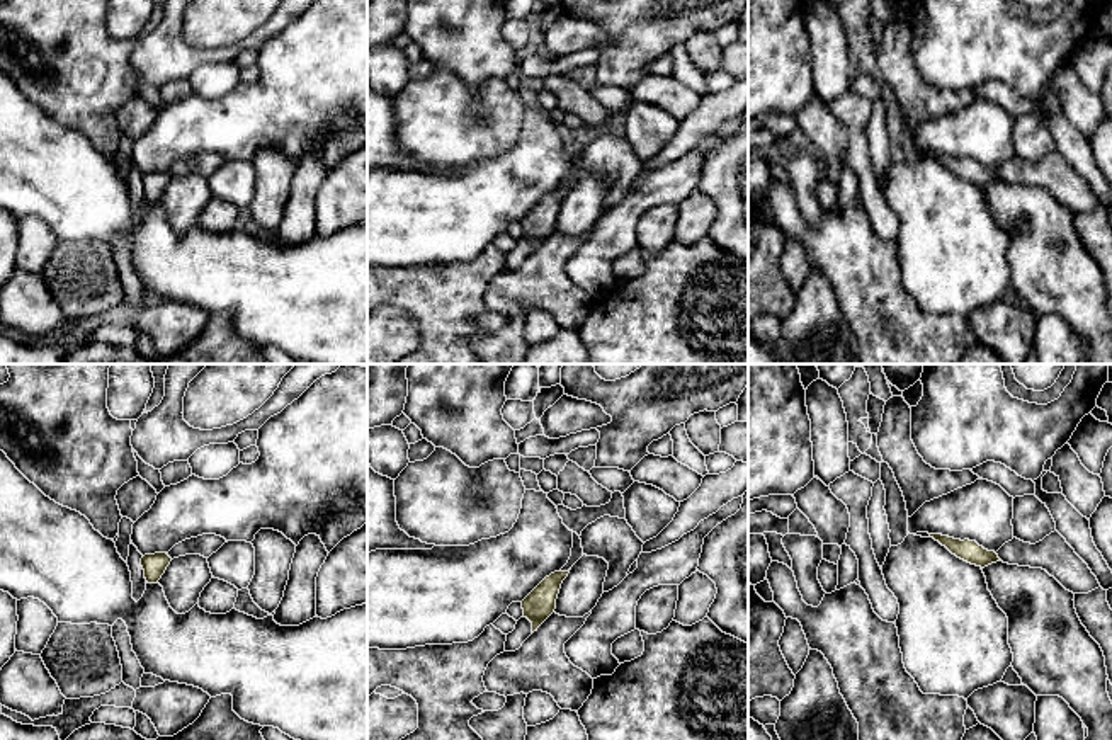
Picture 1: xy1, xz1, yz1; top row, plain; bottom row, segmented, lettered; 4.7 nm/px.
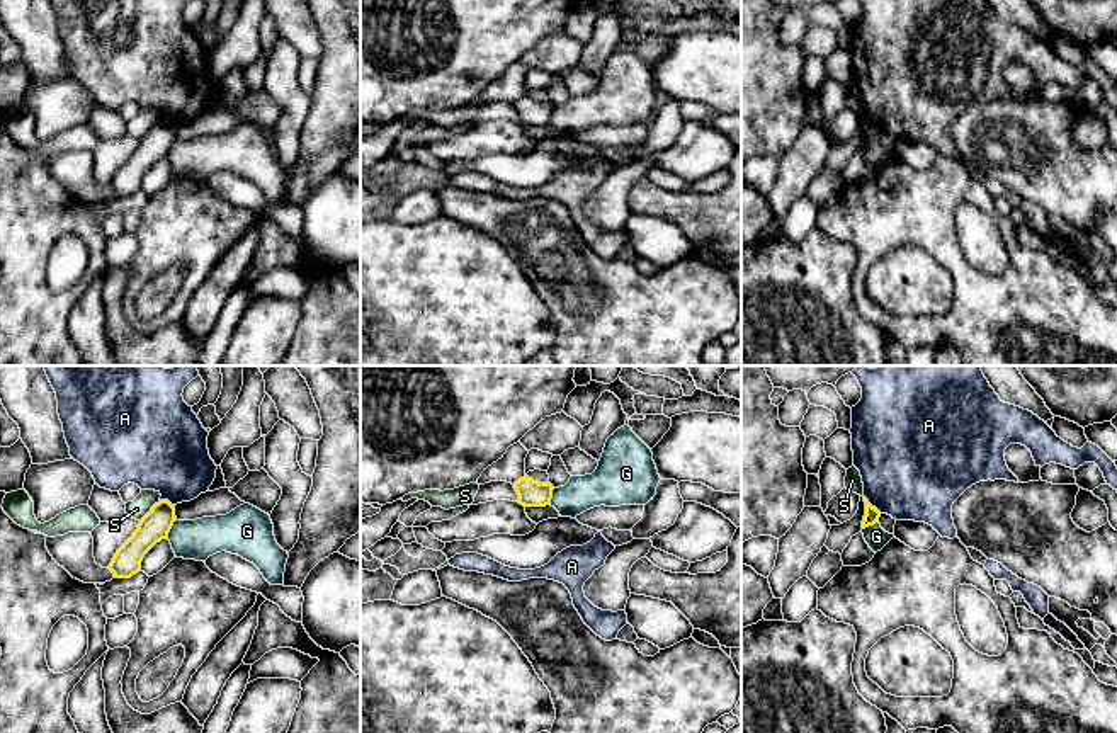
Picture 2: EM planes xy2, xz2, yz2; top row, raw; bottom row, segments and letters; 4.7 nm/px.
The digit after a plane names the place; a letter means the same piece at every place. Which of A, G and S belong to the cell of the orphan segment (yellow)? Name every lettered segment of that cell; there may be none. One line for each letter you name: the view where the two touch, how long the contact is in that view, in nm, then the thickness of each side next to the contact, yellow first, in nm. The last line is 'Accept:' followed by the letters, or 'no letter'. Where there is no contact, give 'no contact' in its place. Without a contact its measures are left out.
Accept: no letter

